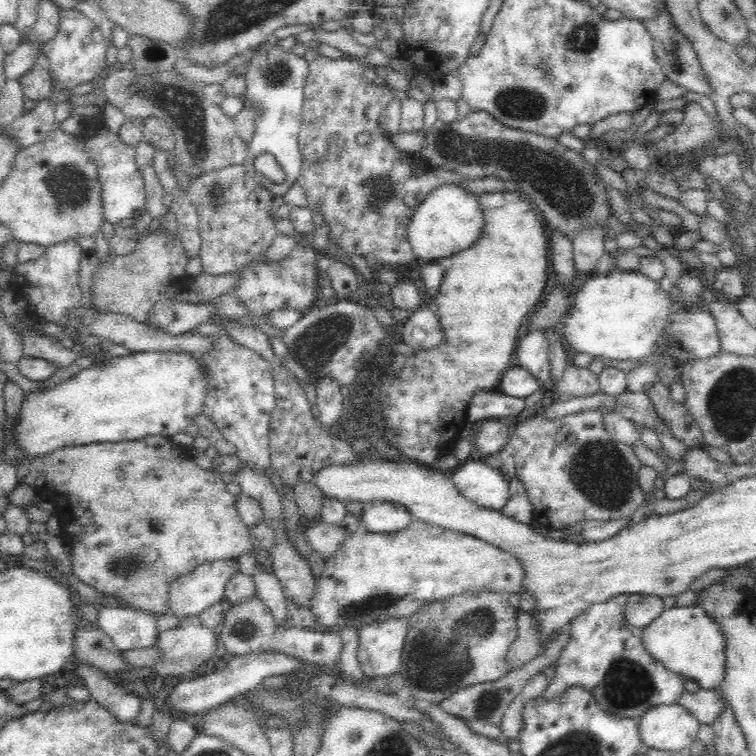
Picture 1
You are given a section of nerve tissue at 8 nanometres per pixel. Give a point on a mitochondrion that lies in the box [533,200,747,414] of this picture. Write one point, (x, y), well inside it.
(676, 341)

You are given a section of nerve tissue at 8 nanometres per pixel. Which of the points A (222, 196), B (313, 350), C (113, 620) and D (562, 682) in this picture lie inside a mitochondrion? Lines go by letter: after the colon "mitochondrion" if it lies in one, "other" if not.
A: mitochondrion
B: mitochondrion
C: other
D: other

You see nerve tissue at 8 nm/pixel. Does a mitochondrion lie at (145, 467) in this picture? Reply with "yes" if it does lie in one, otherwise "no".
no

